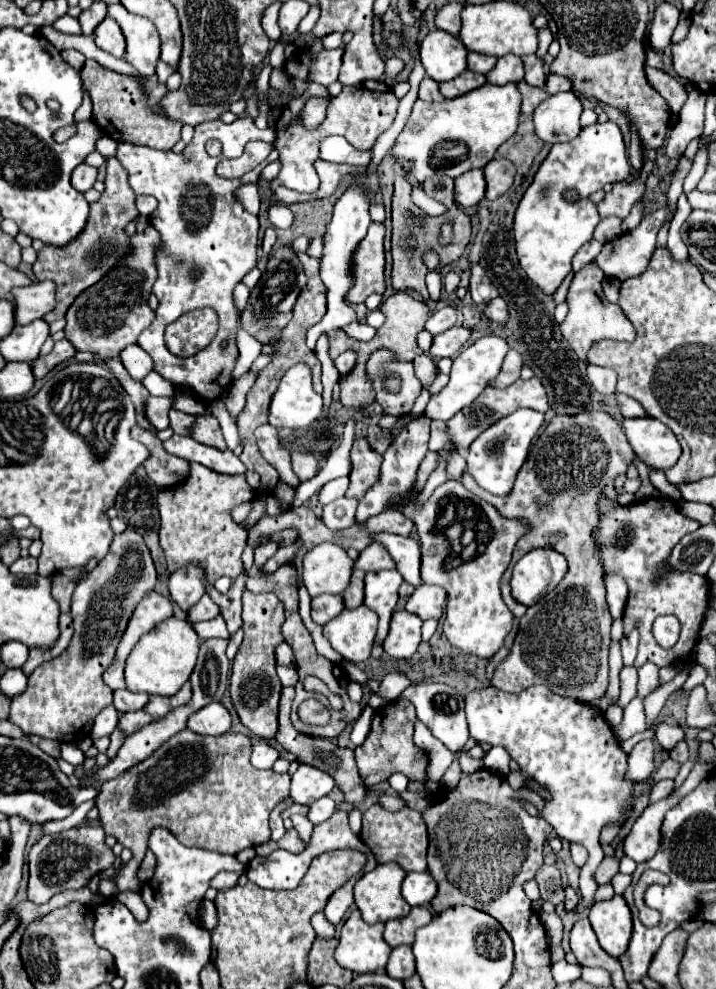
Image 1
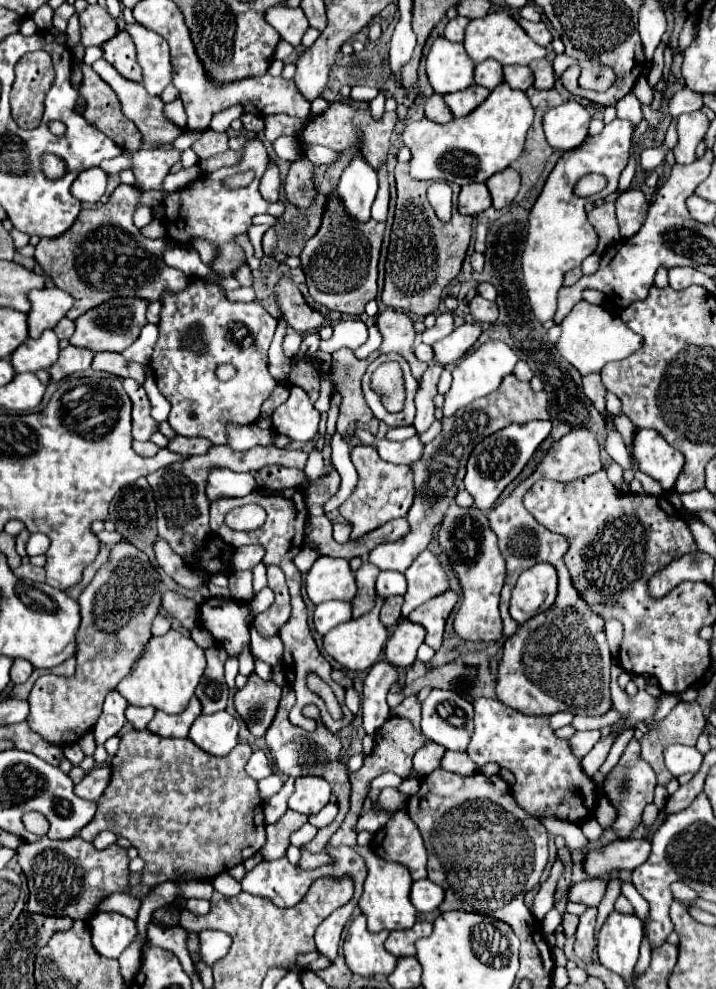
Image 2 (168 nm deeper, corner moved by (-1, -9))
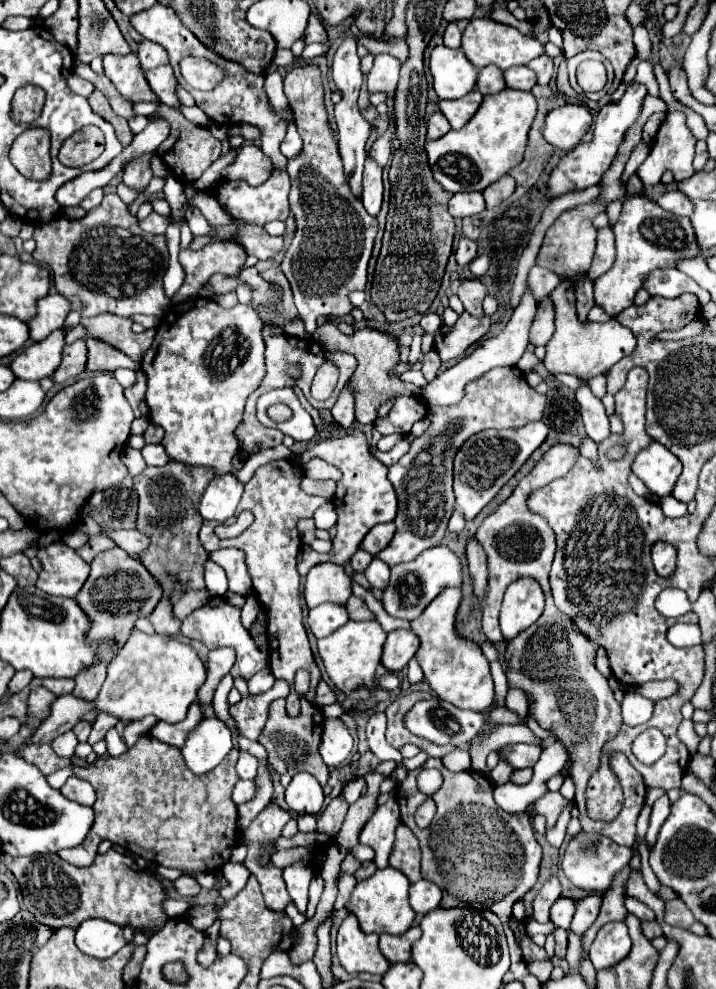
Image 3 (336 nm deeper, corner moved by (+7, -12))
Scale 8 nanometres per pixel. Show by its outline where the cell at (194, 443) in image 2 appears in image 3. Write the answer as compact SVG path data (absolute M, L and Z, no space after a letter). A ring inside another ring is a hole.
M147 444L143 450L141 450L147 466L165 466L171 462L171 458L167 456L165 448L161 444Z

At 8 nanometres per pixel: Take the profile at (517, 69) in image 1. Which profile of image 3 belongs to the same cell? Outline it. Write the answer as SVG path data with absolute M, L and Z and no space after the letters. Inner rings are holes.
M515 66L515 68L509 68L503 72L505 76L505 84L507 88L513 88L513 90L531 90L537 82L535 78L535 72L529 70L527 66Z

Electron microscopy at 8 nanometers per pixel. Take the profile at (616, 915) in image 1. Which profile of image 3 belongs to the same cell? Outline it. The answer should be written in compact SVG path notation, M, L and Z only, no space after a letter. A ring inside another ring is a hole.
M609 922L599 932L589 950L595 970L605 970L619 964L631 950L631 938L623 922Z

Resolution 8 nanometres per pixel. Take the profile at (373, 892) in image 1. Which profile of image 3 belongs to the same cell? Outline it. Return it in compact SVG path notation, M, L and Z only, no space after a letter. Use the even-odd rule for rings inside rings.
M387 866L383 870L377 870L371 878L357 882L345 908L357 916L359 926L365 934L369 934L371 930L399 930L395 934L403 934L411 928L411 922L415 918L415 912L409 906L407 890L409 880L399 870Z

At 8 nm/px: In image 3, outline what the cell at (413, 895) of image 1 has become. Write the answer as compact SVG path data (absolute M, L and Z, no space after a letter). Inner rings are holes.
M419 880L419 882L411 884L409 900L411 900L411 908L417 914L427 914L427 912L439 908L441 890L437 884L433 884L429 880Z

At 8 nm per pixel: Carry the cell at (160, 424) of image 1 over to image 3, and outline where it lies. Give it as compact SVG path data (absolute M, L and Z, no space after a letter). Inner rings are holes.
M137 372L137 384L135 384L133 388L127 388L127 390L125 390L125 398L127 398L127 402L131 404L135 418L141 417L140 410L137 410L137 406L139 406L139 400L145 398L145 392L147 389L147 378L145 378L144 375L144 372Z

